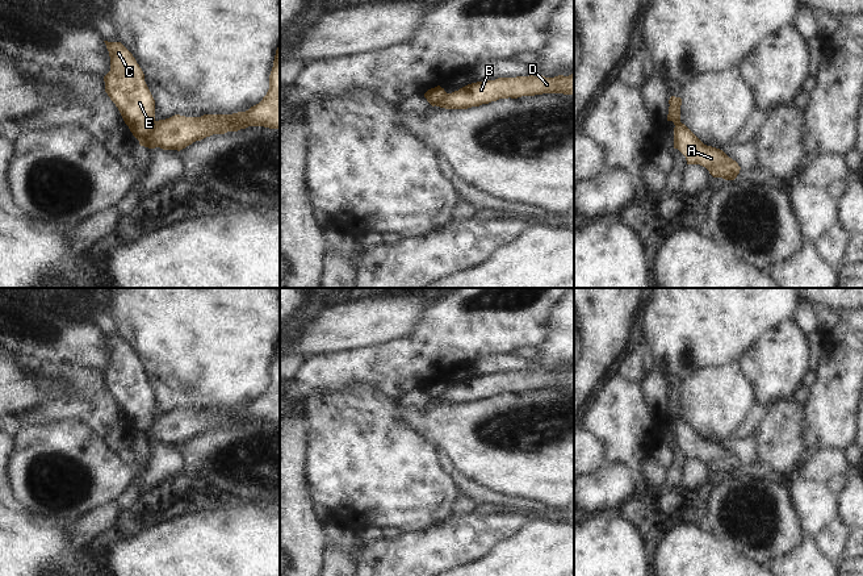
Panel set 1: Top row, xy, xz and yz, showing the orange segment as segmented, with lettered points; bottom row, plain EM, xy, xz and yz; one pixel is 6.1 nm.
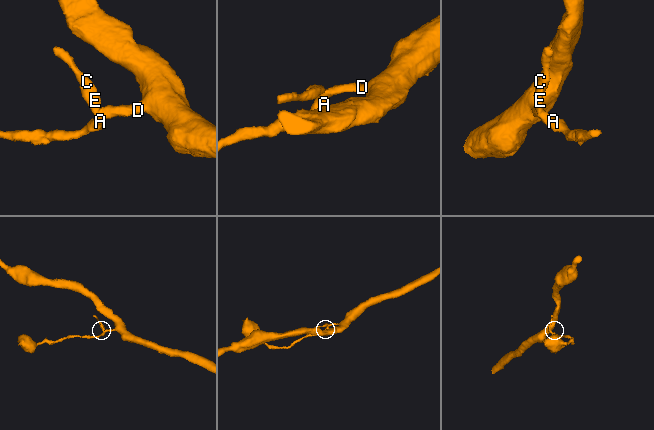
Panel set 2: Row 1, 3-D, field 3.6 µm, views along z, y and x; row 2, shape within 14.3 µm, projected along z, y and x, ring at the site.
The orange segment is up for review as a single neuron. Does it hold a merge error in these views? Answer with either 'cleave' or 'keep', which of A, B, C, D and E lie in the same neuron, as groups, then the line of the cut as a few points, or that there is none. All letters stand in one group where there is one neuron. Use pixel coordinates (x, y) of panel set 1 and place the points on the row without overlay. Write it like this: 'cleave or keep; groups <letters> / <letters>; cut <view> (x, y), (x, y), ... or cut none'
cleave; groups A B D / C E; cut xy (154, 420), (151, 426), (139, 435)

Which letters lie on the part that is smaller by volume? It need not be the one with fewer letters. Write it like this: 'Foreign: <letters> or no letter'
Foreign: C, E

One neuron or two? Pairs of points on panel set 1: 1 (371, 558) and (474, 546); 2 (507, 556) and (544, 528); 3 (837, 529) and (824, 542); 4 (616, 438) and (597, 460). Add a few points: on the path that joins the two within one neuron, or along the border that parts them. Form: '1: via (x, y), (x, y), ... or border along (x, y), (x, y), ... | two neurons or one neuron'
1: via (397, 558), (414, 558), (448, 546) | one neuron
2: via (516, 555), (535, 537) | one neuron
3: via (834, 531), (826, 539) | one neuron
4: border along (587, 430), (602, 445), (606, 463) | two neurons

